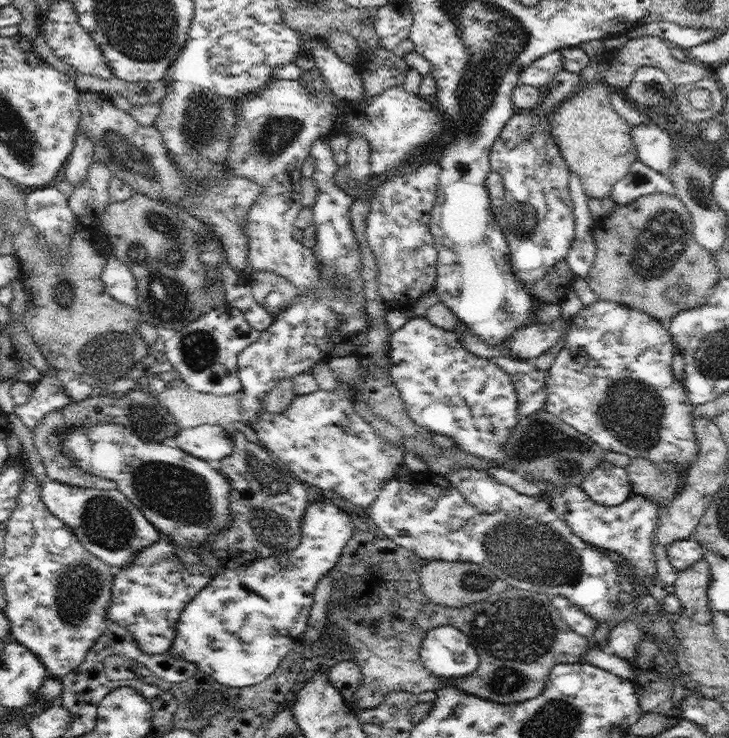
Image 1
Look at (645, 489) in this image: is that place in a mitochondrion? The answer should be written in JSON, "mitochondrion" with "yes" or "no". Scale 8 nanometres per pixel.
{"mitochondrion":"no"}

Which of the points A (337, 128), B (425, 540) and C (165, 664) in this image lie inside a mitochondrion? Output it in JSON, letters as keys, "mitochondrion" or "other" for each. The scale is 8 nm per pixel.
{"A":"other","B":"other","C":"other"}

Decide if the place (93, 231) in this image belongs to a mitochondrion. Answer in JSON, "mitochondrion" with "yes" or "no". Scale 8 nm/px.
{"mitochondrion":"no"}

